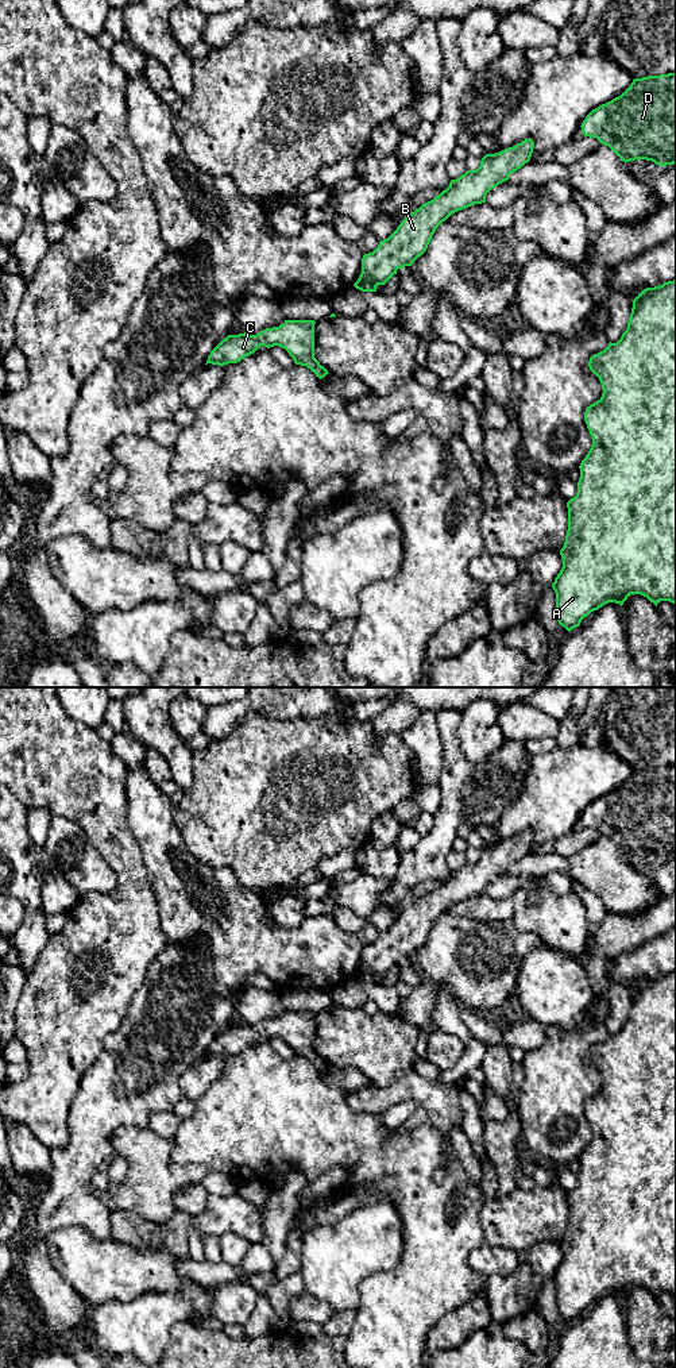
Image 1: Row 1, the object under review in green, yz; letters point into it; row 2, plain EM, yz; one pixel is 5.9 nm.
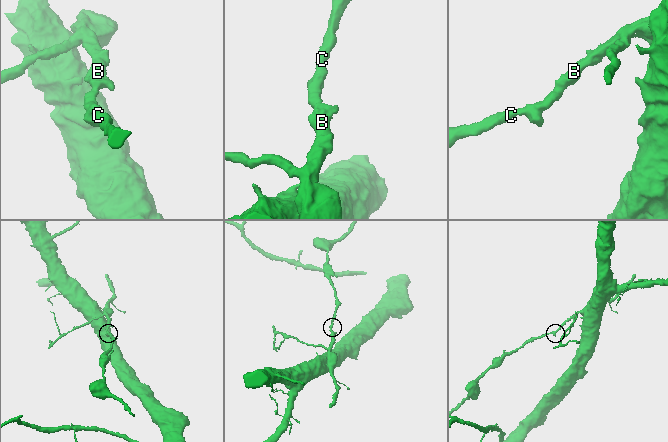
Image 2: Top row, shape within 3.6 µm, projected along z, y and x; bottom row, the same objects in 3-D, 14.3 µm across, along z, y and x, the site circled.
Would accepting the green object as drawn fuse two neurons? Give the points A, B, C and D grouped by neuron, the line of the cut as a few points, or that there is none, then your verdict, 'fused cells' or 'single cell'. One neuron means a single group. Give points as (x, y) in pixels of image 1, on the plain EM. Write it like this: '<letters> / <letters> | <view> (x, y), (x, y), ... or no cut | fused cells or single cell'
A B C D | no cut | single cell

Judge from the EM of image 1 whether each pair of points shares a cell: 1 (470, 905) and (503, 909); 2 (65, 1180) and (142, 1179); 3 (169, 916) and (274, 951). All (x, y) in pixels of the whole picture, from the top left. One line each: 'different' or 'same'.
1: same
2: different
3: same

